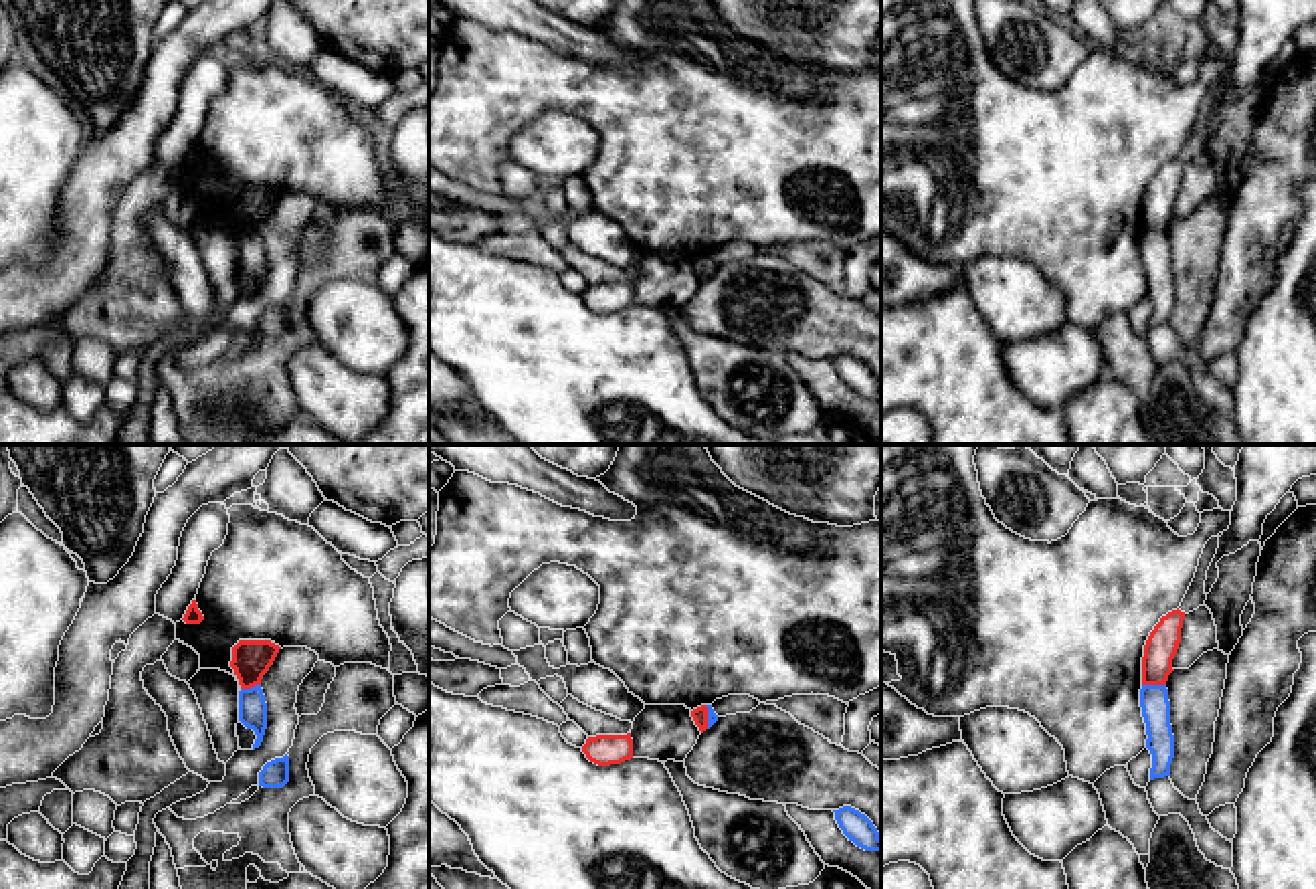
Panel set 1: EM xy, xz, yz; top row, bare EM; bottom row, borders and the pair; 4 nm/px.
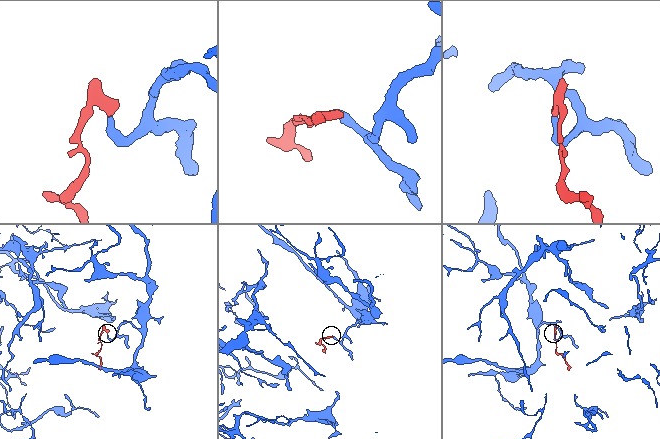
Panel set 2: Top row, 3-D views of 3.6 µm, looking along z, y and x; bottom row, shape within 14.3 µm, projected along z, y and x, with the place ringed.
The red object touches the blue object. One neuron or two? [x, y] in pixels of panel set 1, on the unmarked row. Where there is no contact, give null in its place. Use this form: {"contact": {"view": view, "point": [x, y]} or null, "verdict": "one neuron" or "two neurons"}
{"contact": {"view": "yz", "point": [1155, 231]}, "verdict": "one neuron"}

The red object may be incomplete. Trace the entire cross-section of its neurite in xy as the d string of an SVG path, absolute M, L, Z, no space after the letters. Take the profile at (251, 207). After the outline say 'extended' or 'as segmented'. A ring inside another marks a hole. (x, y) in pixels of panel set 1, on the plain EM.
M239 188L232 194L230 214L239 226L239 269L253 277L257 287L253 297L261 293L267 277L267 251L261 236L261 226L273 212L279 192L271 188Z; extended

